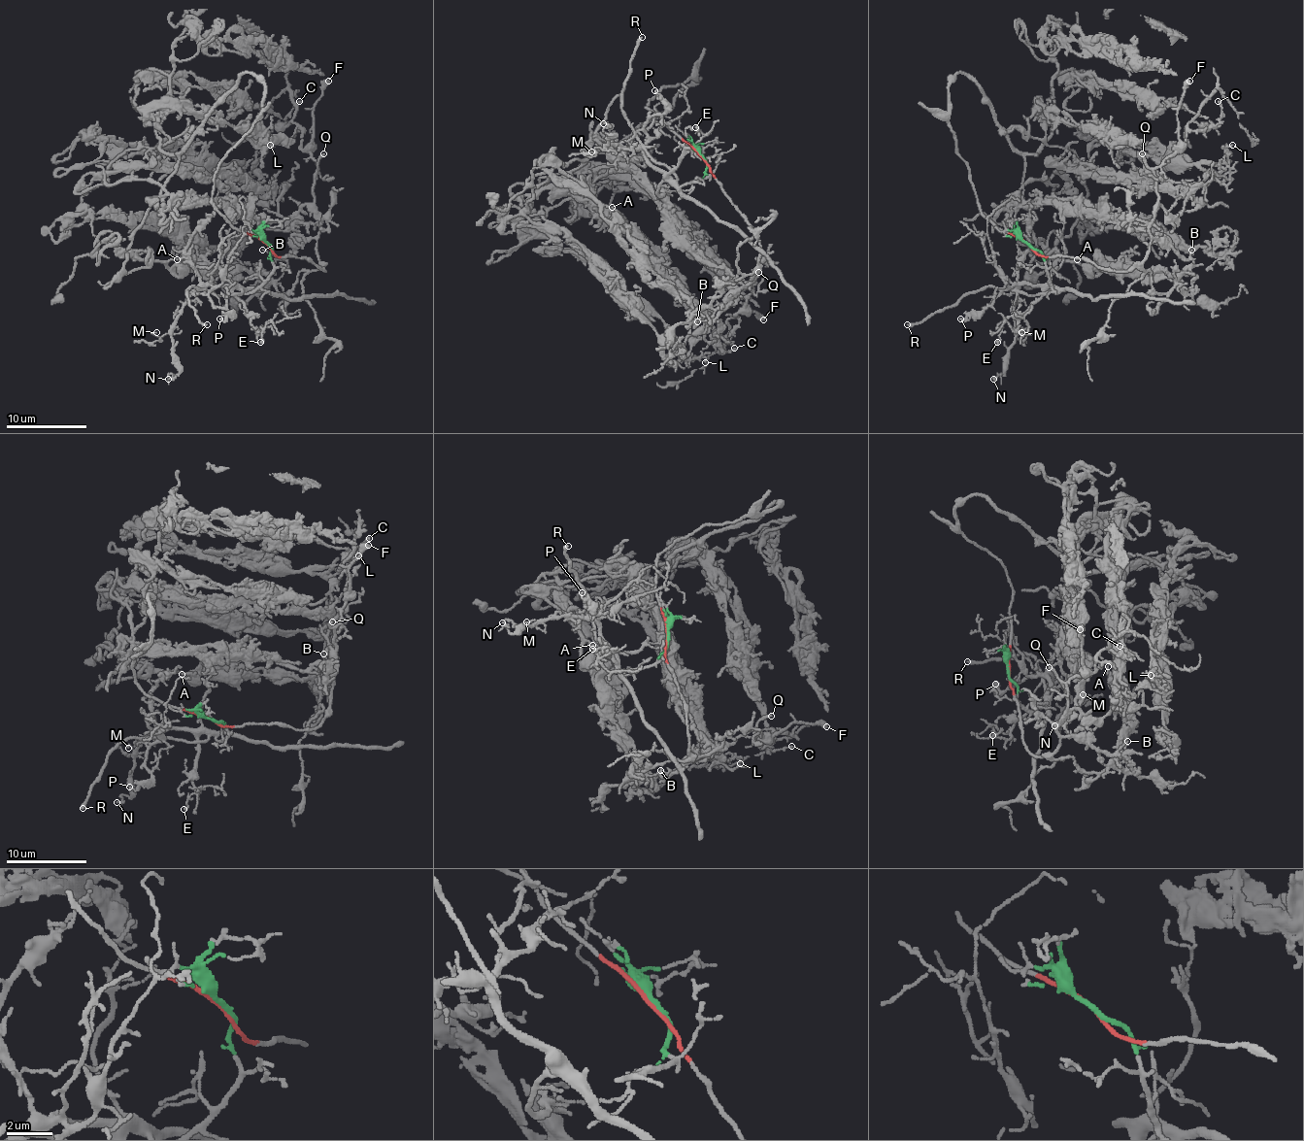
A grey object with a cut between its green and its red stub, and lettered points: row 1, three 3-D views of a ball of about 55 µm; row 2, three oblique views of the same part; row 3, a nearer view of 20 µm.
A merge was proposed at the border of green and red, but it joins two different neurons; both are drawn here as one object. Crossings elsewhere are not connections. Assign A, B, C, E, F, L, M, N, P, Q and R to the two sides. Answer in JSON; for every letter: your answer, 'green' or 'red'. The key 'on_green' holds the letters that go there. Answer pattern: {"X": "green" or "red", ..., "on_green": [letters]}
{"A": "red", "B": "red", "C": "red", "E": "green", "F": "red", "L": "red", "M": "green", "N": "green", "P": "green", "Q": "red", "R": "green", "on_green": ["E", "M", "N", "P", "R"]}

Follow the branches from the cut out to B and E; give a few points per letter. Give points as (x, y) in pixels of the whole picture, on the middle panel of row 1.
B: (701, 156), (723, 193), (753, 229), (759, 242), (759, 259), (750, 282), (717, 315), (696, 322)
E: (701, 156), (709, 175), (679, 187), (672, 167), (685, 152), (685, 130), (688, 126), (694, 132), (694, 126)

